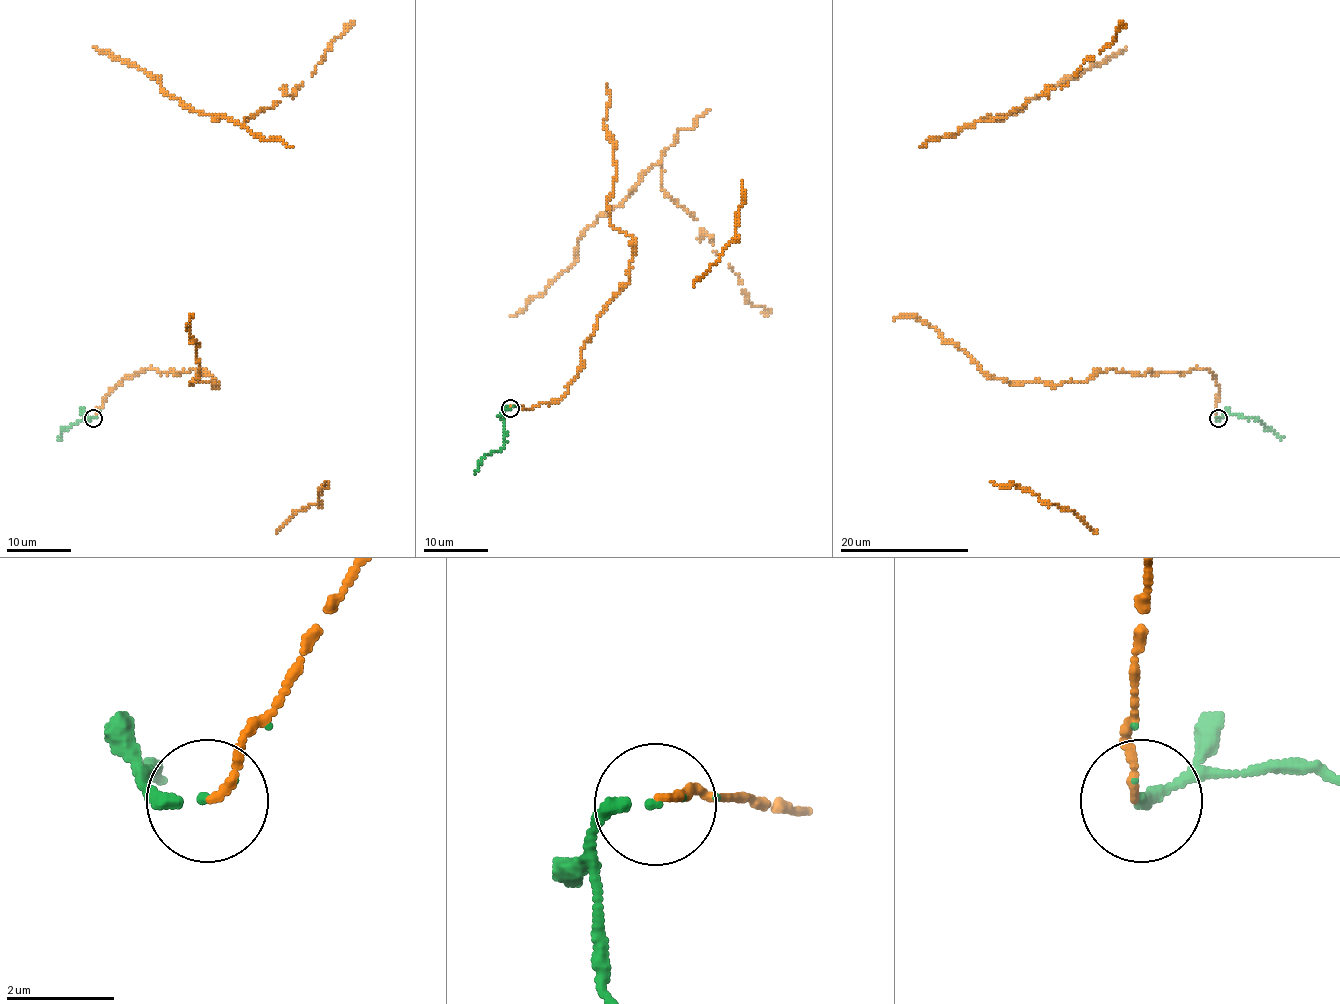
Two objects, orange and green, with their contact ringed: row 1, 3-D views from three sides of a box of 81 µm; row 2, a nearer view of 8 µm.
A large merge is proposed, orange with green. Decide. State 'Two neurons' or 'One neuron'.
One neuron

